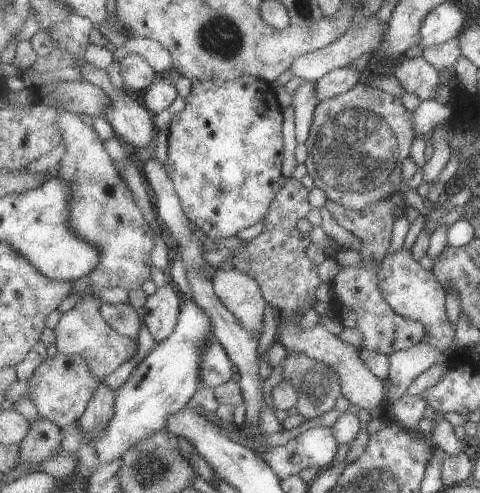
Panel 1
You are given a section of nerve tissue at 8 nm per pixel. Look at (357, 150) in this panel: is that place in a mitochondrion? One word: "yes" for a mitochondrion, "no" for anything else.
yes

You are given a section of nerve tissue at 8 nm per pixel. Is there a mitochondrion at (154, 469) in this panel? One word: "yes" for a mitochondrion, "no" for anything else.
yes

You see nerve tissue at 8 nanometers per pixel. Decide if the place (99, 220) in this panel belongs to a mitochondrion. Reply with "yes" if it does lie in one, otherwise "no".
yes

